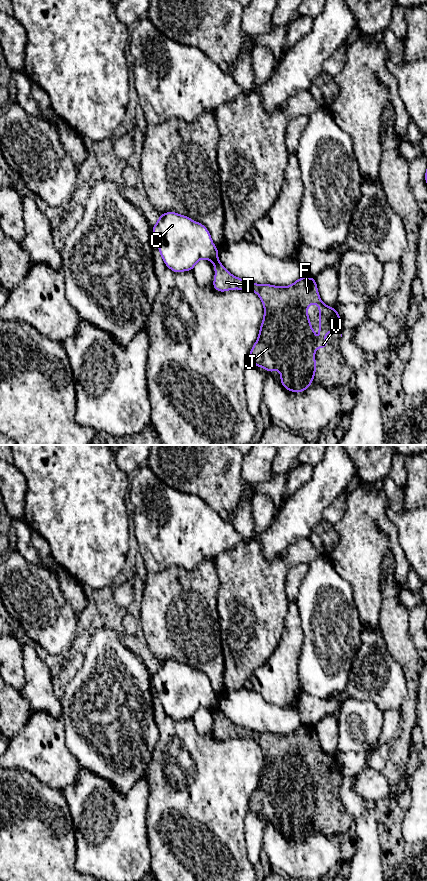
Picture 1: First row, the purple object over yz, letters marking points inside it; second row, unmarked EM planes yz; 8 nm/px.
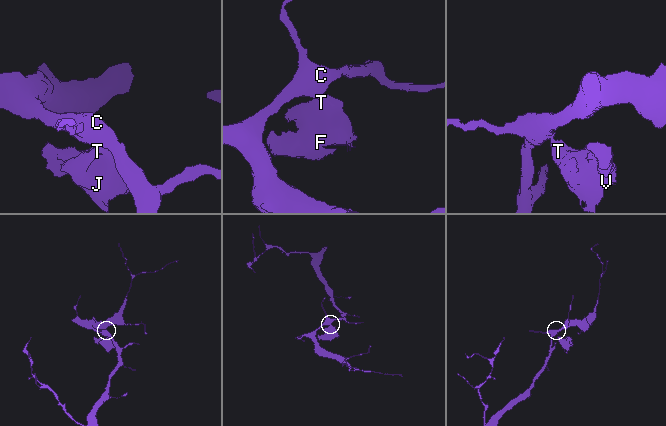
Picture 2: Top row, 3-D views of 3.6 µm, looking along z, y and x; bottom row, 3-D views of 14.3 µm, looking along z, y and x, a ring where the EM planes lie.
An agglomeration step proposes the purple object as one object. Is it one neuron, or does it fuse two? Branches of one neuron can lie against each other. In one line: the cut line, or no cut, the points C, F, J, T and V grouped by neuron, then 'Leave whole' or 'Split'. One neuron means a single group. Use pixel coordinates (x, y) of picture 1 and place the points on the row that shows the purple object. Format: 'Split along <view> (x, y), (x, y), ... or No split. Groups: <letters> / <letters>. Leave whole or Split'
Split along yz (217, 259), (213, 262). Groups: C / F J T V. Split

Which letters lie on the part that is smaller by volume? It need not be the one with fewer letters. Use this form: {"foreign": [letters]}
{"foreign": ["F", "J", "T", "V"]}

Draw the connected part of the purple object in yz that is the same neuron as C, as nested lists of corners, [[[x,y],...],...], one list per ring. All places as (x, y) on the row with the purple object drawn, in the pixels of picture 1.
[[[170,211],[162,213],[152,227],[160,256],[175,273],[191,271],[200,259],[218,260],[219,250],[205,225]]]

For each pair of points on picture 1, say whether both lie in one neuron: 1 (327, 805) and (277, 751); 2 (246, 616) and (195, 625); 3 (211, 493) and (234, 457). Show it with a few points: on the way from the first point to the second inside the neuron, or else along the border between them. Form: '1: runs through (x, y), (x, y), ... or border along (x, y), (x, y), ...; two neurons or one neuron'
1: runs through (318, 785), (306, 761), (306, 755), (297, 746); one neuron
2: border along (216, 598), (222, 644); two neurons
3: runs through (216, 483), (226, 476), (231, 467); one neuron

